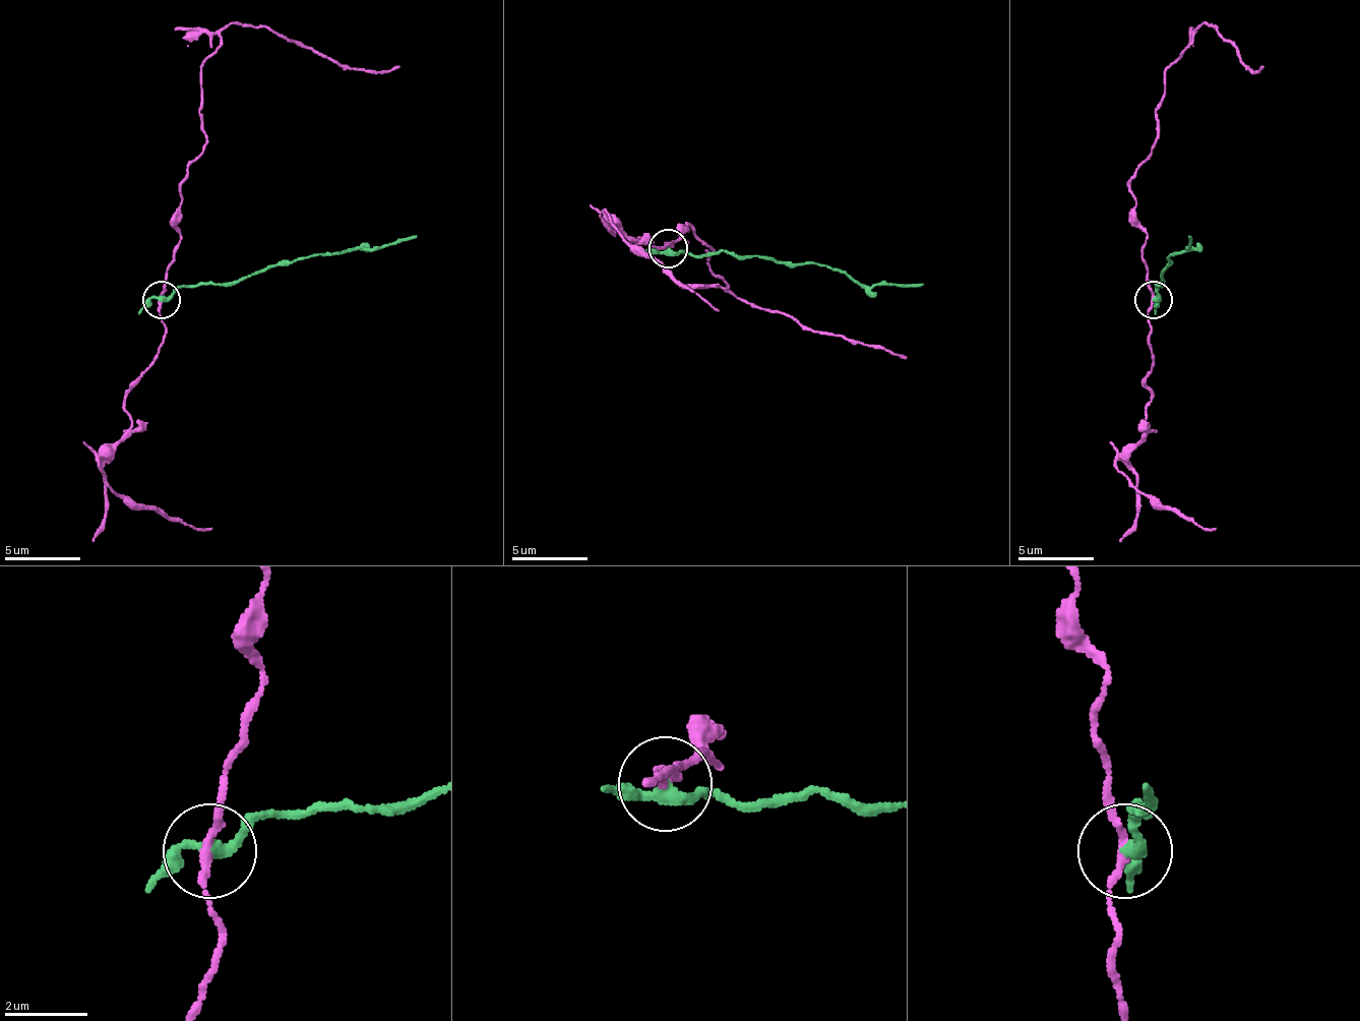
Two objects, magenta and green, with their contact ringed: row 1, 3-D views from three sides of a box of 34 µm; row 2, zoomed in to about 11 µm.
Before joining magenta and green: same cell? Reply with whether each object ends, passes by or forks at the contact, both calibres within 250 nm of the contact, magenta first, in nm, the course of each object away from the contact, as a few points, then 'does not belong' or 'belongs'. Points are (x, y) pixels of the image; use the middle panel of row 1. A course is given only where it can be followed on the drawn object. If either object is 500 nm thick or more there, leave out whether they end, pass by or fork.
magenta passes by; green passes by; calibres 190 and 280 nm; course magenta (667, 247), (678, 236), (686, 240), (686, 225), (713, 251), (708, 258), (728, 289), (803, 326), (906, 357); course green (667, 247), (689, 254), (735, 251), (773, 262), (814, 262), (845, 269), (864, 285), (924, 285); does not belong

